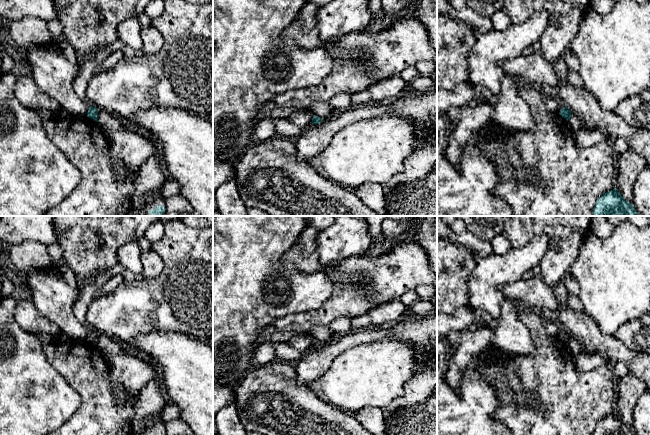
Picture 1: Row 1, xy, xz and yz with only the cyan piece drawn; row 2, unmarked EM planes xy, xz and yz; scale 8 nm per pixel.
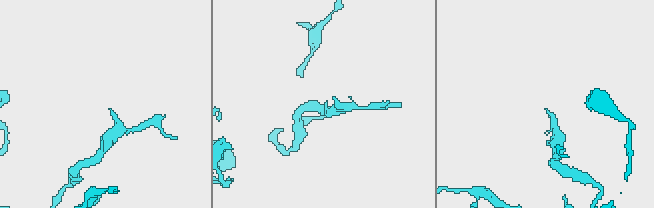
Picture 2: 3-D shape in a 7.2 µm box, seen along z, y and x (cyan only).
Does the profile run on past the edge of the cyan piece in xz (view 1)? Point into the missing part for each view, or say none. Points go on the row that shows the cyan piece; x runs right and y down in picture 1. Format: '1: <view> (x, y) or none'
1: none

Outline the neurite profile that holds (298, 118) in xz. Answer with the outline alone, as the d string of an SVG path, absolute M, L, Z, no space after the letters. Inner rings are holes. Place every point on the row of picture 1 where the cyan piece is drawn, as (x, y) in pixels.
M295 111L289 117L288 120L295 126L307 127L312 124L314 114L311 111Z

